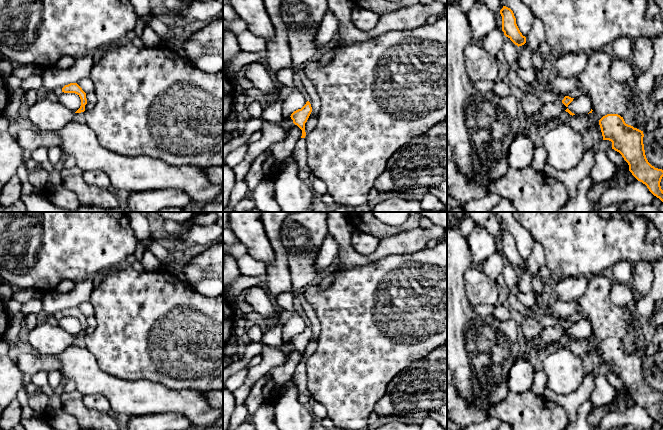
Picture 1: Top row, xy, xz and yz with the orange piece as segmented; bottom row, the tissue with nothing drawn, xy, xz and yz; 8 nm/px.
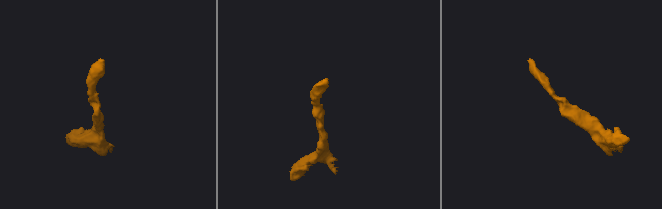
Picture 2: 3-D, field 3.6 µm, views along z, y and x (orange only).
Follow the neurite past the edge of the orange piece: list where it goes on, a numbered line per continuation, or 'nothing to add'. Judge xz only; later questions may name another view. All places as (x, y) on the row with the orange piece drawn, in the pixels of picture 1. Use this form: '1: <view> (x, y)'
nothing to add

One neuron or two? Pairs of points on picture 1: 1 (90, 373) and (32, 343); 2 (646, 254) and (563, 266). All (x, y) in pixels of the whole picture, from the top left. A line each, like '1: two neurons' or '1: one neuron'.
1: two neurons
2: one neuron

